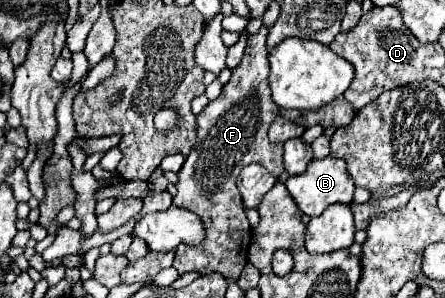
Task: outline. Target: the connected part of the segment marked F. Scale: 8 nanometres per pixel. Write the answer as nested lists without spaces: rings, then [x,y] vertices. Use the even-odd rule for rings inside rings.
[[[263,26],[259,34],[249,36],[245,58],[233,70],[231,80],[223,86],[219,98],[211,100],[207,108],[197,116],[199,132],[197,146],[187,156],[183,168],[179,170],[177,194],[173,204],[195,210],[203,218],[207,228],[207,238],[201,246],[179,246],[175,250],[175,262],[179,274],[199,272],[211,274],[219,272],[227,280],[237,280],[247,264],[247,250],[251,242],[251,226],[245,214],[243,196],[237,190],[237,176],[247,164],[261,164],[275,178],[283,172],[283,144],[269,142],[267,130],[279,114],[279,106],[271,100],[269,90],[269,60],[265,50],[267,28]]]

